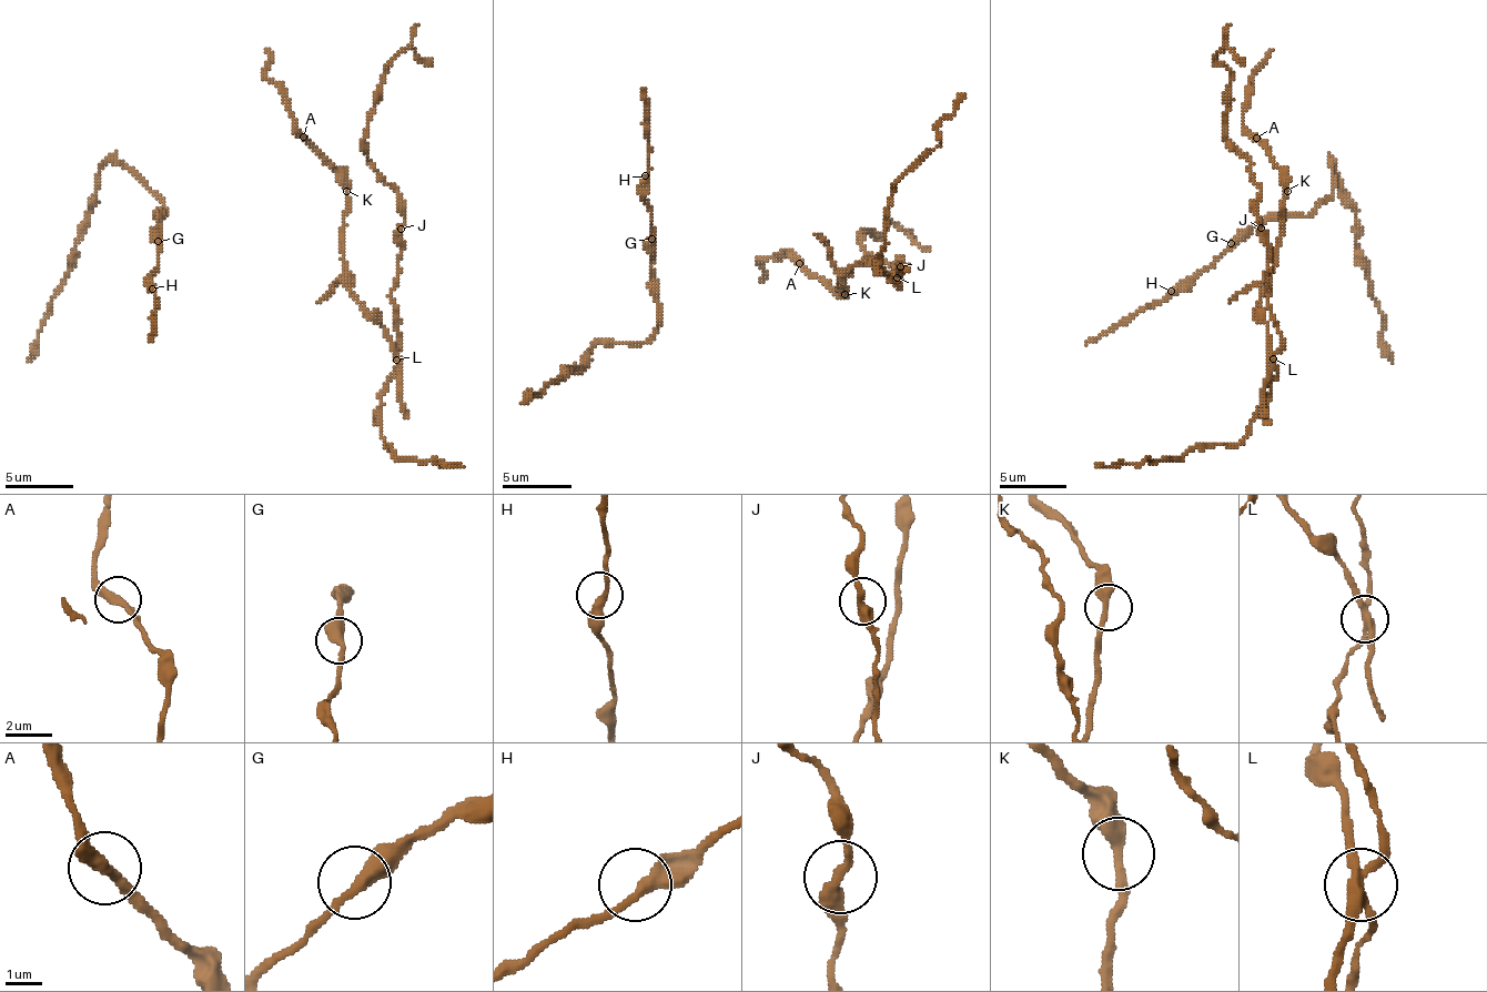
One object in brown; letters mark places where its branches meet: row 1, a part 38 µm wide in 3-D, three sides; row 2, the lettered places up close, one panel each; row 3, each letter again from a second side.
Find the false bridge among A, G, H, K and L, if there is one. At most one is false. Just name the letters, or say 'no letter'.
L

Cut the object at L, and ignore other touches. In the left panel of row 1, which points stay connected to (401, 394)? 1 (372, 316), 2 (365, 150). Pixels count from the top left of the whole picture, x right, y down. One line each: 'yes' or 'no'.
1: yes
2: no

